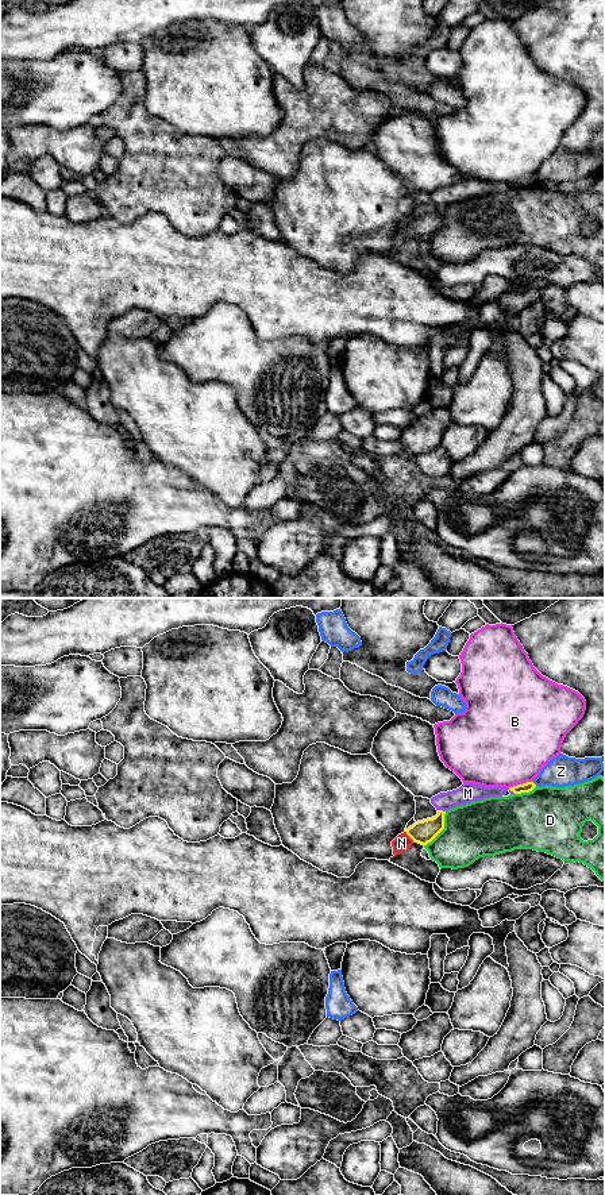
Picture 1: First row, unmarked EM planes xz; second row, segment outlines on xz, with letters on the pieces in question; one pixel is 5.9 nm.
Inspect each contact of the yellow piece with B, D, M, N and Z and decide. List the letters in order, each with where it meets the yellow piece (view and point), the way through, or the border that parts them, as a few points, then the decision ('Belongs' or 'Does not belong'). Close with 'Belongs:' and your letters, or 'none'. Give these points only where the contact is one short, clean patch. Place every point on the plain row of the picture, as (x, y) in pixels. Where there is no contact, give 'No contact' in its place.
B: Touches yellow at xz (520, 180). Boundary: xz (532, 176), (508, 182). Does not belong
D: Touches yellow at xz (442, 224). Does not belong
M: Touches yellow at xz (442, 205). Does not belong
N: Touches yellow at xz (408, 230). Path across: xz (423, 227), (408, 230), (401, 238). Belongs
Z: Touches yellow at xz (534, 178). Does not belong
Belongs: N

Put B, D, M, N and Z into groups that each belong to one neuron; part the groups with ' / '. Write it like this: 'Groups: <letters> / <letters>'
Groups: B / D / M / N / Z

